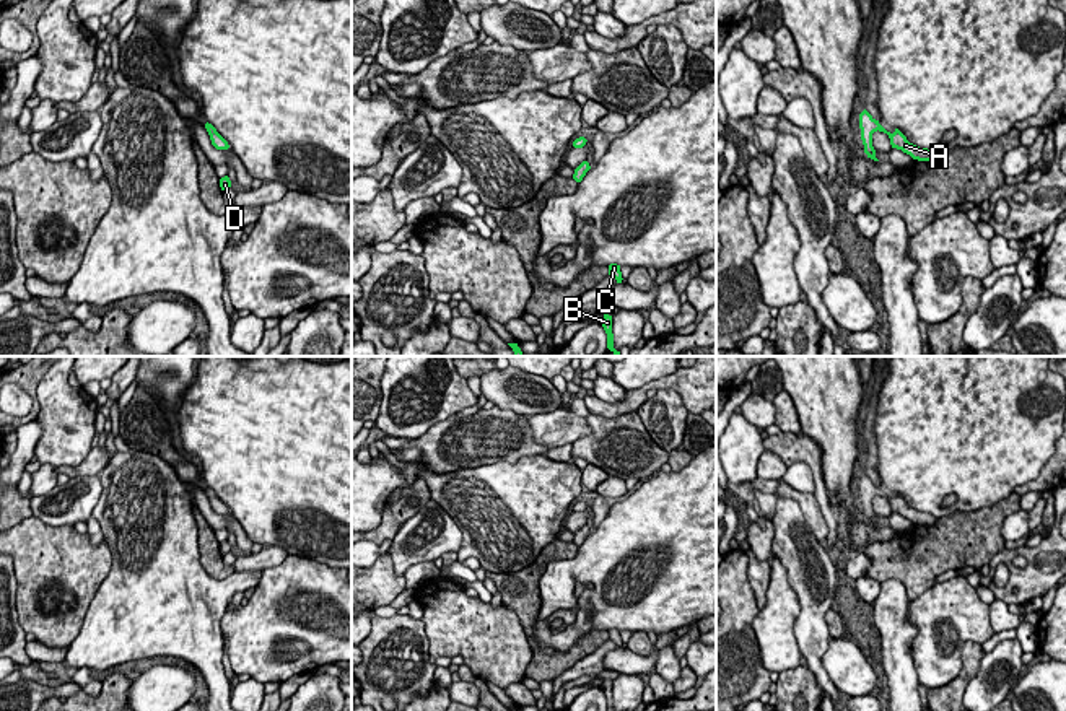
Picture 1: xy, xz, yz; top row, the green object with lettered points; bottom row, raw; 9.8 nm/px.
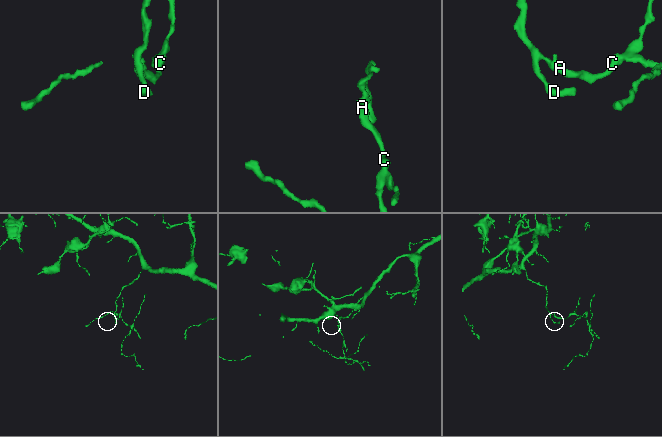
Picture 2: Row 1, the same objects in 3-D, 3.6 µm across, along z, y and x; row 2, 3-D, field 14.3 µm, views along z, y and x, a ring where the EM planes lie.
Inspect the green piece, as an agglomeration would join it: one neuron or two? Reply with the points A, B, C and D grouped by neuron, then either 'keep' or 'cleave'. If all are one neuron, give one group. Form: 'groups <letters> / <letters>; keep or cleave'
groups A B C D; keep

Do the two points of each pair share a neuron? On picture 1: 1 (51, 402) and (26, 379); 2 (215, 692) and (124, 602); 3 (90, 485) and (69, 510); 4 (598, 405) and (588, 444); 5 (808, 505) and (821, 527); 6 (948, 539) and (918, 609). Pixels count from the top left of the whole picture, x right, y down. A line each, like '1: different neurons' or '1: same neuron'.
1: different neurons
2: same neuron
3: same neuron
4: different neurons
5: same neuron
6: different neurons

